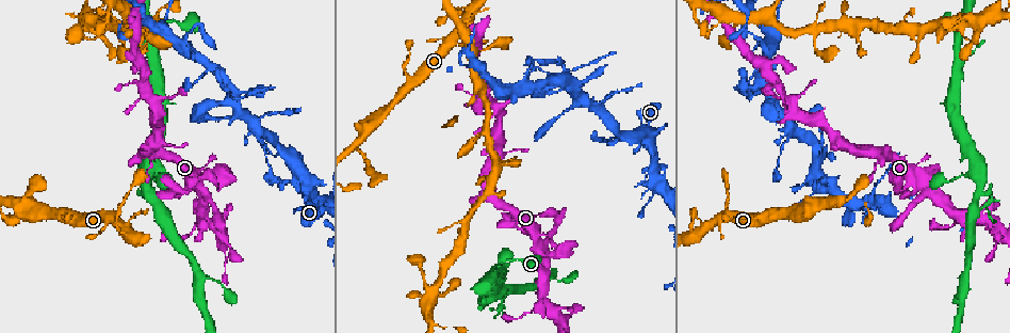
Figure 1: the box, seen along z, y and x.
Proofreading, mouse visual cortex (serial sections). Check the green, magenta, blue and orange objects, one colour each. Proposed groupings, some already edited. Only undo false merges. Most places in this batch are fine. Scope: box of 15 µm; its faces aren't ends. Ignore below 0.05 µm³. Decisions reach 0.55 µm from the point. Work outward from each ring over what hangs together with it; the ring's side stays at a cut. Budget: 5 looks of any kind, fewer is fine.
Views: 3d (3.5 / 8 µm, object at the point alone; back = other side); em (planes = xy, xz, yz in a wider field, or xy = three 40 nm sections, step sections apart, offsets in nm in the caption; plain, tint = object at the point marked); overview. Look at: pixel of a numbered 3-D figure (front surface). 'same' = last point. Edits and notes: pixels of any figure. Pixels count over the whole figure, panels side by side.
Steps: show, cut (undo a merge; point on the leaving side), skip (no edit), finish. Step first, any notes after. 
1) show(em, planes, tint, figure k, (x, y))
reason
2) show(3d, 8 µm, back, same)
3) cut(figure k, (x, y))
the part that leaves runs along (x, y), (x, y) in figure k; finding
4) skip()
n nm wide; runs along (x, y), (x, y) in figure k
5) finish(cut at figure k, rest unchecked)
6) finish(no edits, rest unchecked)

show(3d, 3.5 µm, figure 1, (874, 153))
branch point

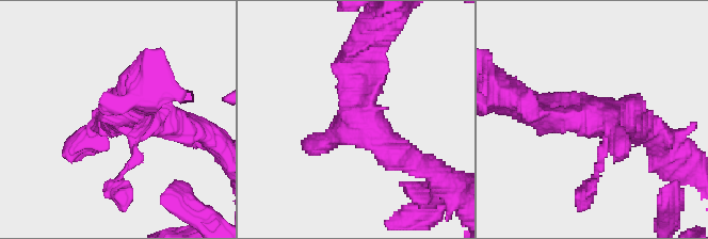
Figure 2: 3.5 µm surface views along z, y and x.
show(em, planes, plain, figure 2, (356, 123))
now the EM

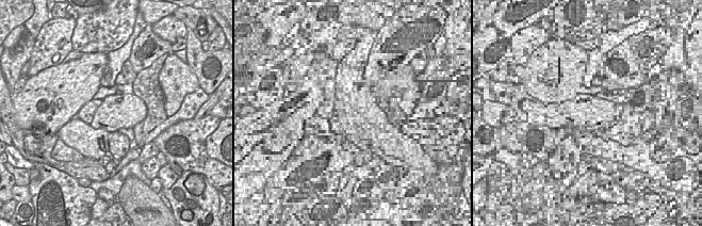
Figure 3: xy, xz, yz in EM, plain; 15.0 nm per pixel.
show(em, planes, tint, same)

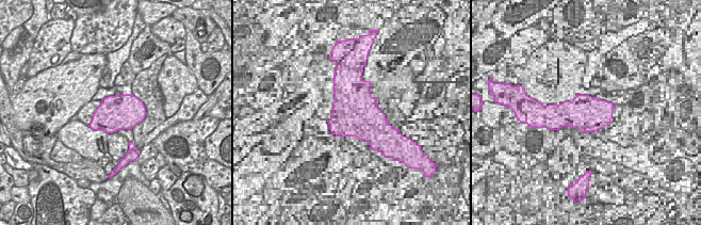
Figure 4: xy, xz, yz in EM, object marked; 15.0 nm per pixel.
skip()
runs along (418, 163), (353, 116), (363, 53) in figure 2; continuous, no second cell

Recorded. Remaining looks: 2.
show(3d, 3.5 µm, figure 1, (307, 183))
looks like a crossing

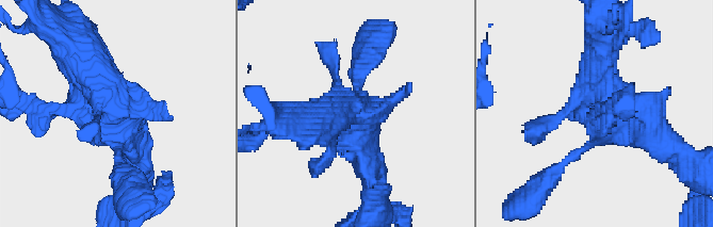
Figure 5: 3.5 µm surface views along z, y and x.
show(em, xy, step 3, tint, figure 5, (121, 113))
need the tissue

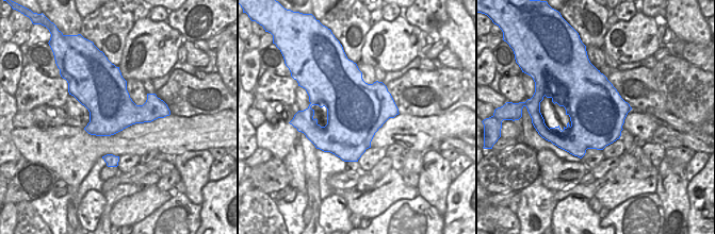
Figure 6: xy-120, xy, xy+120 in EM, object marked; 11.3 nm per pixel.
skip()
continuous, no second cell

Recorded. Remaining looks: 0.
finish(no edits, rest unchecked)

